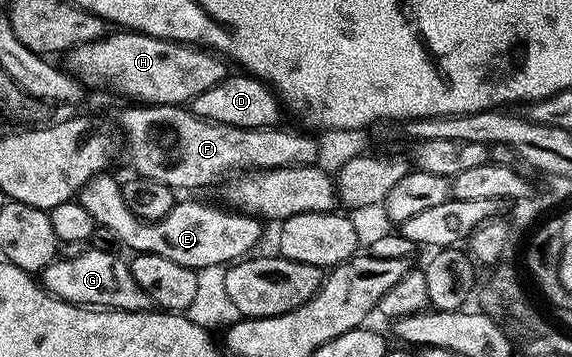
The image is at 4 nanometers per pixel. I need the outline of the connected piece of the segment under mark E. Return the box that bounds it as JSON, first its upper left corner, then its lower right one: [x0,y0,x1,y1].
[77,171,263,271]

